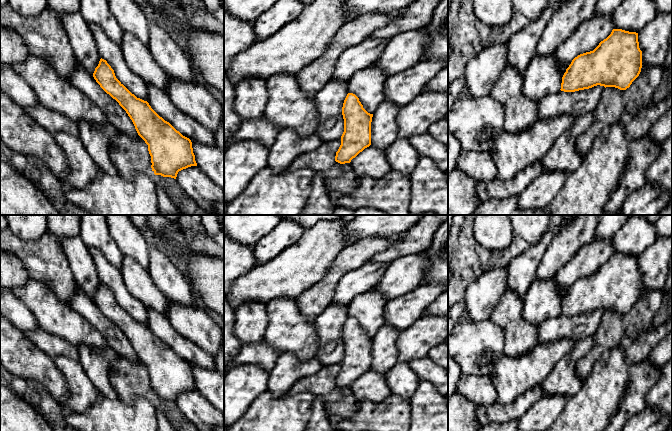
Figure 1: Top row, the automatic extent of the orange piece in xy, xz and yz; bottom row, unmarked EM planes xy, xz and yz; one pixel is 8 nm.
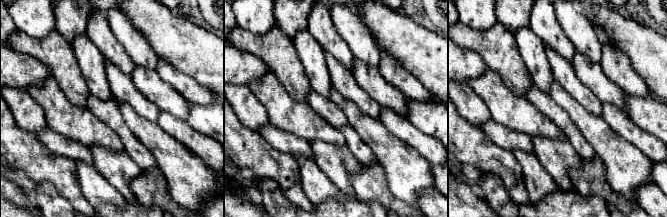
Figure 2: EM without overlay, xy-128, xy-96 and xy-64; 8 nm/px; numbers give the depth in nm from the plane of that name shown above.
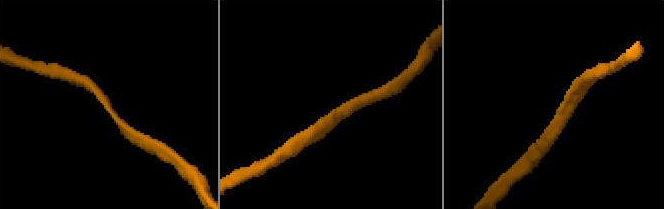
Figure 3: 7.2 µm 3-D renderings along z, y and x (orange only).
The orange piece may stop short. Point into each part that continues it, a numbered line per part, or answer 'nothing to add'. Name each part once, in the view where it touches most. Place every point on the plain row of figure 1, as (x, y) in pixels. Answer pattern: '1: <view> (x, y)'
1: xy (80, 302)

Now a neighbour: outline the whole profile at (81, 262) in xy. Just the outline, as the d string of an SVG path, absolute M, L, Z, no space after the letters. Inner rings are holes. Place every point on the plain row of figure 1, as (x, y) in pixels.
M80 236L62 239L61 246L78 287L93 299L101 281L90 249Z

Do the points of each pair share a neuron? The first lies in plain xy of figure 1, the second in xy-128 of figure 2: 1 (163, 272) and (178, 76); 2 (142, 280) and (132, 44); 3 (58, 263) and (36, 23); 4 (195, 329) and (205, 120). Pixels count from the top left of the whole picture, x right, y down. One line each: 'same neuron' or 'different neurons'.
1: same neuron
2: different neurons
3: different neurons
4: same neuron

